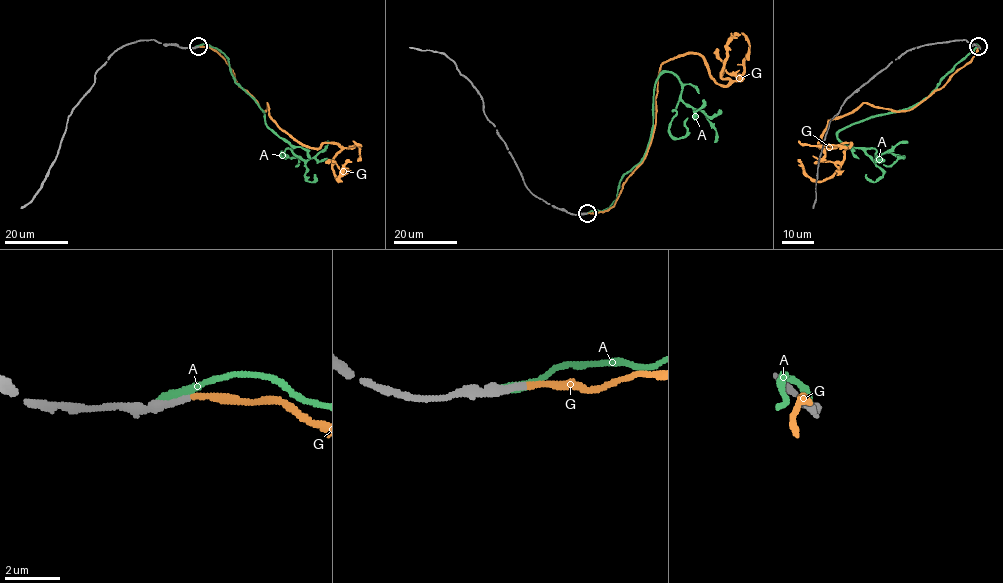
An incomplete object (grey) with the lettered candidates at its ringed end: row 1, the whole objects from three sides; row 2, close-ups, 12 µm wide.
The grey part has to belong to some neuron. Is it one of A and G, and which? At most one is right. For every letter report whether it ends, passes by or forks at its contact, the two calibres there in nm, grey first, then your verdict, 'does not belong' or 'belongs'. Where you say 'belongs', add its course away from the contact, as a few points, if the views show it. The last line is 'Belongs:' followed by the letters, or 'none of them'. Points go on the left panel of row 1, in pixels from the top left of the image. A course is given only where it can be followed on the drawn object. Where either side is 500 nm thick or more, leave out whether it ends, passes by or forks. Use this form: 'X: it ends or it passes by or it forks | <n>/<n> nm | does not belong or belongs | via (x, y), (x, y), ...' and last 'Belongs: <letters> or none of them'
A: it ends | 320/360 nm | does not belong
G: it ends | 240/200 nm | belongs | via (199, 46), (214, 49), (301, 143), (338, 144), (338, 181), (352, 161)
Belongs: G

